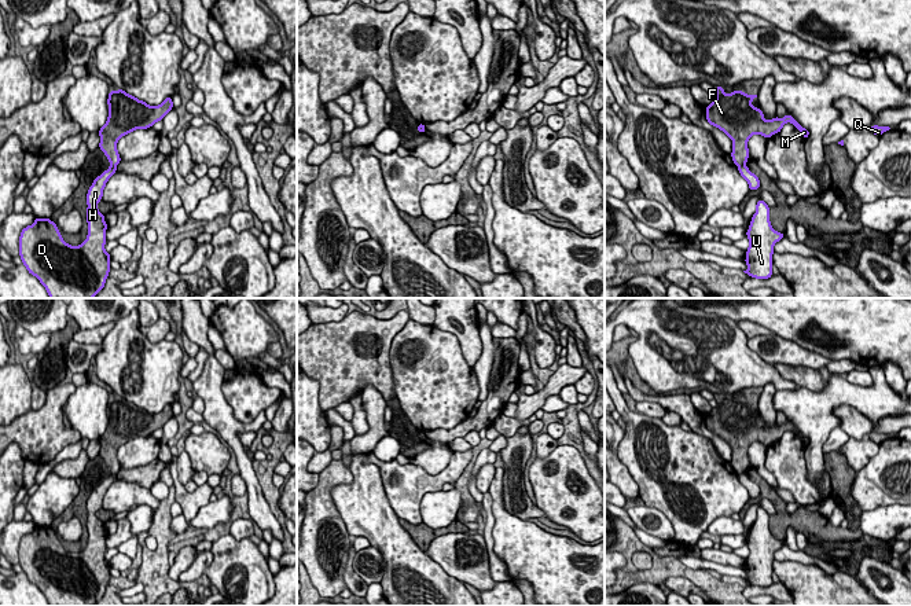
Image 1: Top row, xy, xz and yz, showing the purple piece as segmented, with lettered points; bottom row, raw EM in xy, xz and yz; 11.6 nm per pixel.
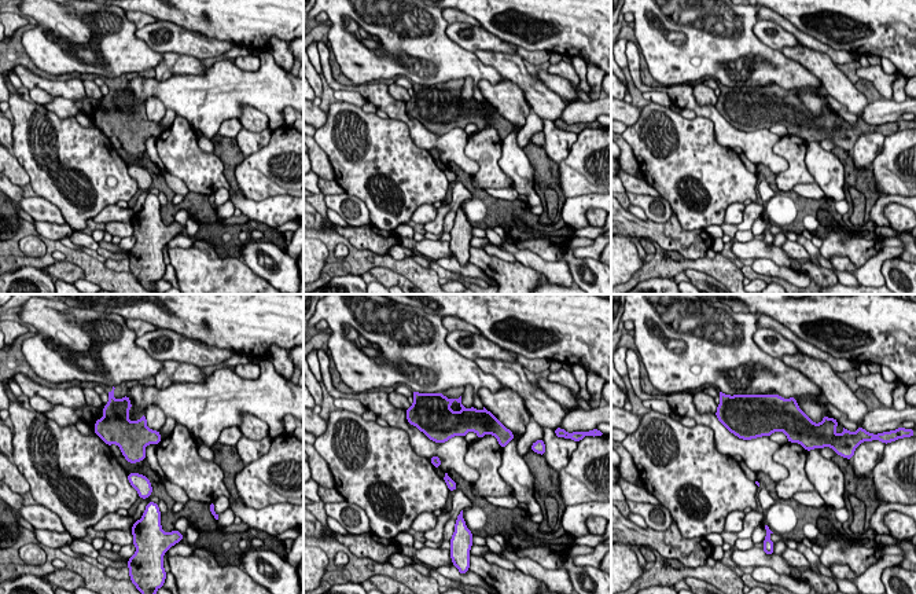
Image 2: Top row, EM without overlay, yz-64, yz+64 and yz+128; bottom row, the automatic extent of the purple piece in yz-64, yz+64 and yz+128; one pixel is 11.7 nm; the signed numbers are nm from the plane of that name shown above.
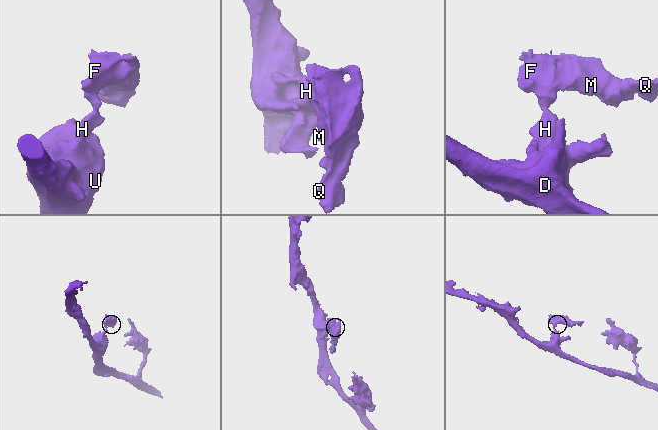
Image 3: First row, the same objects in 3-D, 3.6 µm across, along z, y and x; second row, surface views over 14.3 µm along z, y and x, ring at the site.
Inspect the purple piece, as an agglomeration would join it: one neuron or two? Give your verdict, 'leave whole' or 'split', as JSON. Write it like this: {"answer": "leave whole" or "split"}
{"answer": "split"}

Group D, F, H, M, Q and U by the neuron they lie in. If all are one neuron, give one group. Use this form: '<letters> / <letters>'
D H U / F M Q

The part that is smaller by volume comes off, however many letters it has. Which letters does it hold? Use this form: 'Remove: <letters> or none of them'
Remove: F, M, Q

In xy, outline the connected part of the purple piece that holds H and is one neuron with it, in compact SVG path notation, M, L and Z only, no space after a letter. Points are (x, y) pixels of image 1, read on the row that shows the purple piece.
M110 166L87 192L88 235L81 245L66 243L51 218L36 217L32 225L21 231L22 264L45 287L49 298L92 298L104 287L111 269L110 253L104 250L109 225L96 205L115 172L117 168Z

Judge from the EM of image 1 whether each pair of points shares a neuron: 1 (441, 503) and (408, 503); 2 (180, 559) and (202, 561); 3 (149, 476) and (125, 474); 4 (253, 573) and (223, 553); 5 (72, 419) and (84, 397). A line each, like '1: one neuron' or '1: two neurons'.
1: two neurons
2: two neurons
3: one neuron
4: one neuron
5: one neuron

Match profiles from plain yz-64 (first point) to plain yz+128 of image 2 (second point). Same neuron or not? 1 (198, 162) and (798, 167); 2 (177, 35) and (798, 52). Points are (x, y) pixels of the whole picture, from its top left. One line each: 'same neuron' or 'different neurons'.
1: same neuron
2: different neurons

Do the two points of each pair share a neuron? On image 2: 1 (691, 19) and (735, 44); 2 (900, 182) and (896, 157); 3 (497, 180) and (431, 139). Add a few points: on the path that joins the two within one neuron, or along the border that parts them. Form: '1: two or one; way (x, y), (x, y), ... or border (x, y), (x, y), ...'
1: one; way (702, 19), (706, 19), (724, 37)
2: one; way (900, 176), (900, 162)
3: two; border (467, 138), (464, 153), (478, 165), (473, 176)

